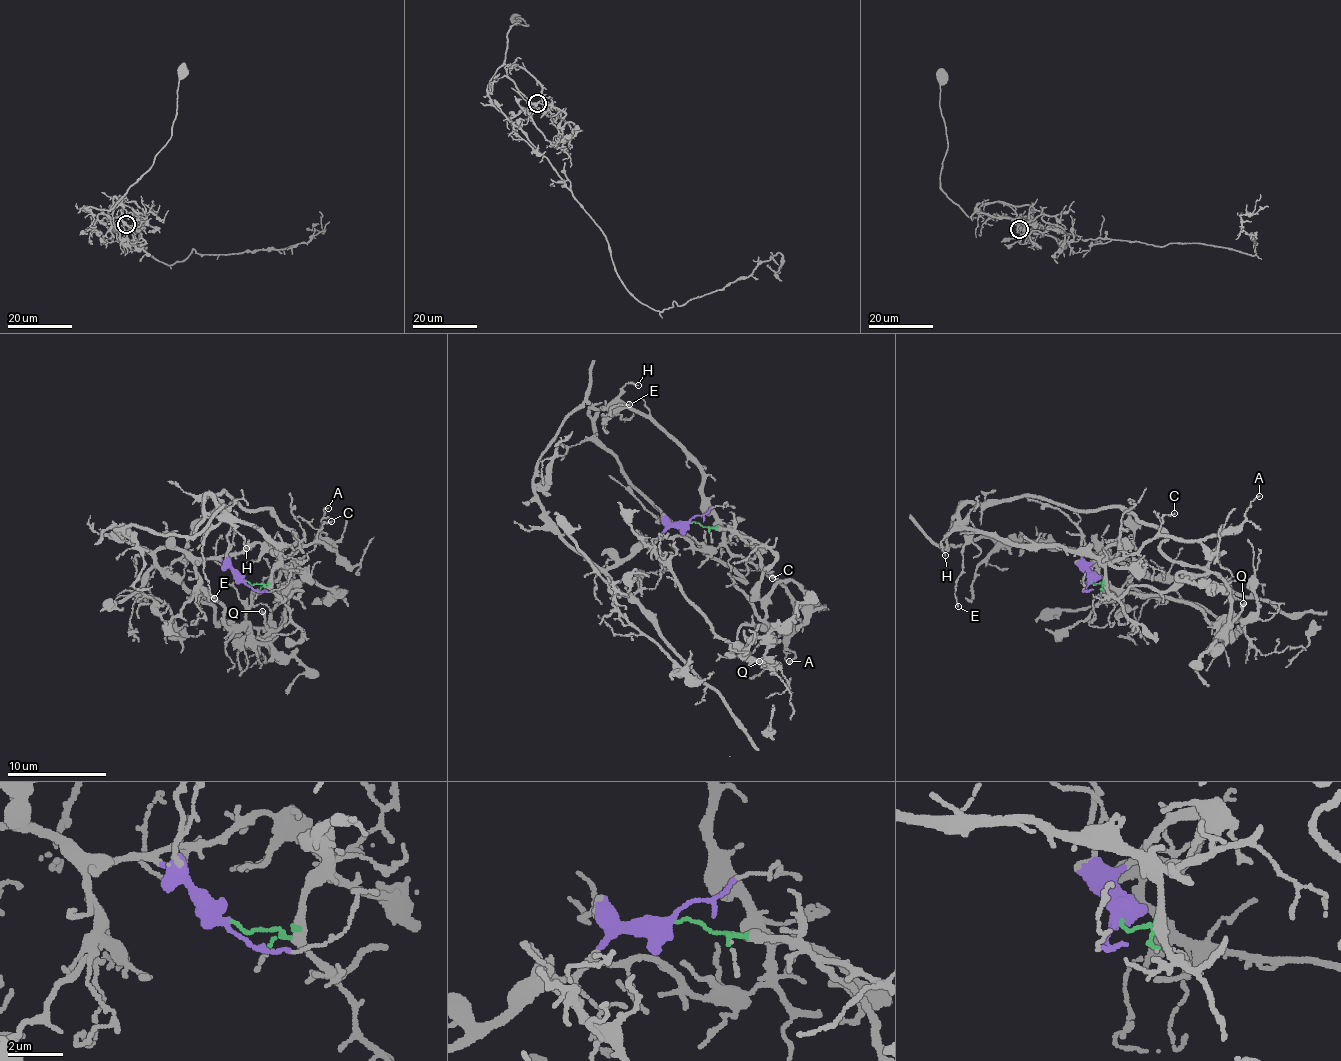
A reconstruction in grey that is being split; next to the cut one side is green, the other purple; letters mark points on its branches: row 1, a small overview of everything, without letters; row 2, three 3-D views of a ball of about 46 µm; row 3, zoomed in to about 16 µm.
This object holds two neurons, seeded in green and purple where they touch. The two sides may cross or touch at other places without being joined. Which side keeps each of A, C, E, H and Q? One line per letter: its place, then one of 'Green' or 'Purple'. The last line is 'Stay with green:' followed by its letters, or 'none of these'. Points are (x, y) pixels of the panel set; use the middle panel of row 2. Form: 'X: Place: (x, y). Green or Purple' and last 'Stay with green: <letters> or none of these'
A: Place: (789, 661). Green
C: Place: (772, 578). Green
E: Place: (629, 404). Green
H: Place: (638, 385). Green
Q: Place: (759, 661). Green
Stay with green: A, C, E, H, Q

